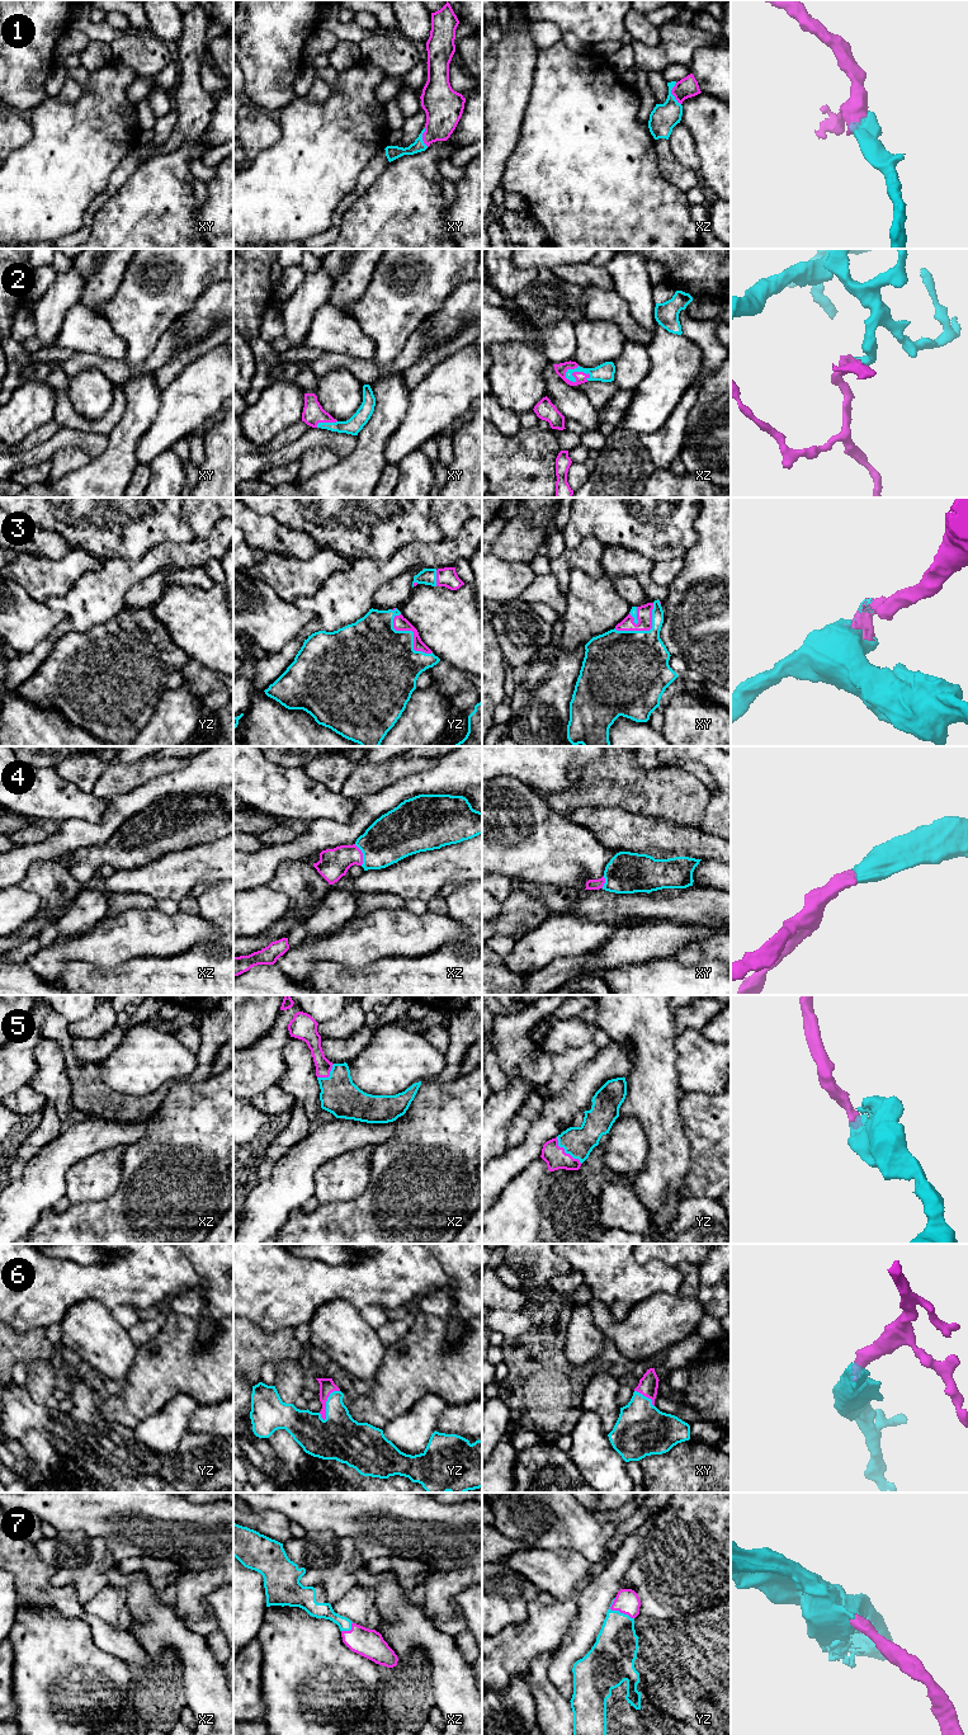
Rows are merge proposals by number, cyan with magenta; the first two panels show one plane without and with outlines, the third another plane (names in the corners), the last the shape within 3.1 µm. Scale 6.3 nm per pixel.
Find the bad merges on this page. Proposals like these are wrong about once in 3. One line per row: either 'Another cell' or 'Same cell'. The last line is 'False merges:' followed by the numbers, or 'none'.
1: Same cell
2: Same cell
3: Same cell
4: Same cell
5: Same cell
6: Same cell
7: Same cell
False merges: none

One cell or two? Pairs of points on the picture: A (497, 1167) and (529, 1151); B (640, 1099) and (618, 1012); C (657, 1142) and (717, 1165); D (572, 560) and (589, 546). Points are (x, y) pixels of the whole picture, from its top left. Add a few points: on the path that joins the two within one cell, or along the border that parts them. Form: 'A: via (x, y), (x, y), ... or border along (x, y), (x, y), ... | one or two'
A: via (505, 1167), (522, 1156) | one
B: via (643, 1078), (643, 1037), (640, 1033) | one
C: border along (683, 1126), (690, 1146), (690, 1168), (681, 1183) | two
D: via (576, 559), (585, 550) | one

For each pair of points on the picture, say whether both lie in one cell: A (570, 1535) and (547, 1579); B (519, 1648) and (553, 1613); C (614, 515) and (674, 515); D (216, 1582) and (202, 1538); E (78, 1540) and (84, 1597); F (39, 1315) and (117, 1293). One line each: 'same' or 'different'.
A: different
B: same
C: same
D: different
E: same
F: same

